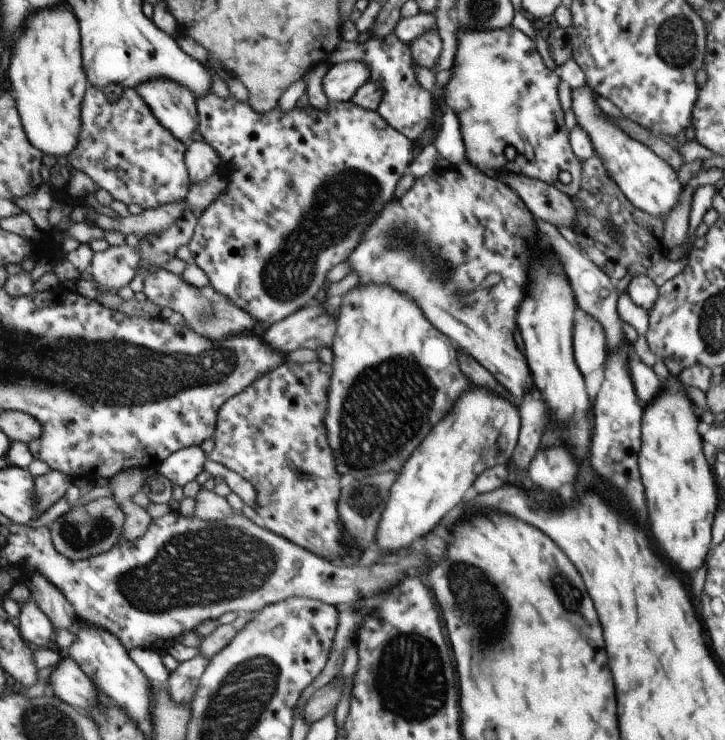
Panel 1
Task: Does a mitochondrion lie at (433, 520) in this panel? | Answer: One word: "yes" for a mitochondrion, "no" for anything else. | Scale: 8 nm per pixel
no

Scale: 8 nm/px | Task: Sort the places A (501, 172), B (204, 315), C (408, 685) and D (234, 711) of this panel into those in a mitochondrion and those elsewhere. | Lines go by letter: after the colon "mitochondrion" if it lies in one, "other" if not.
A: other
B: mitochondrion
C: mitochondrion
D: mitochondrion

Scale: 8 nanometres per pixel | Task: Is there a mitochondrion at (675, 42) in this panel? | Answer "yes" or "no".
yes

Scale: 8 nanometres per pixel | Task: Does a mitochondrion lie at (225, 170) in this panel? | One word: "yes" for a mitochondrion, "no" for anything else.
no

